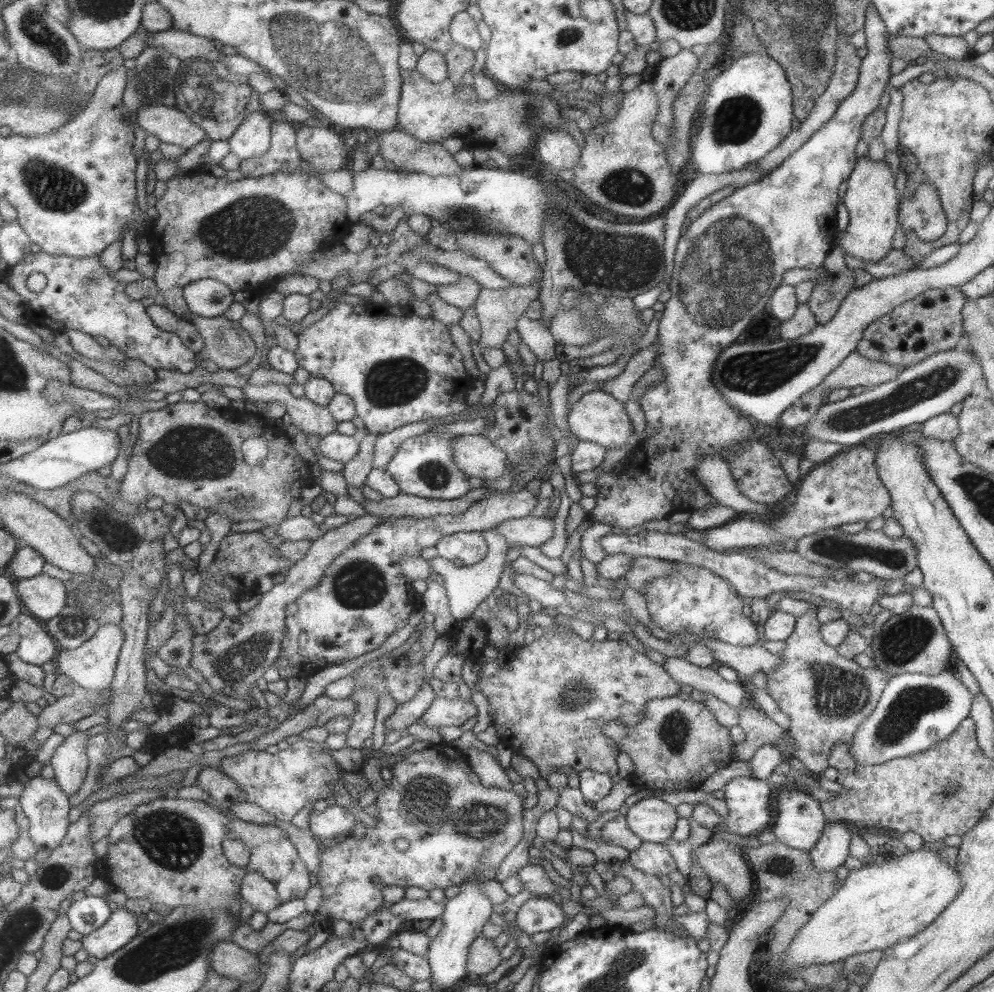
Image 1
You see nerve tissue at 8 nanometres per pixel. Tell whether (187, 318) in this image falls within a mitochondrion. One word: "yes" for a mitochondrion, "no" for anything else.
no

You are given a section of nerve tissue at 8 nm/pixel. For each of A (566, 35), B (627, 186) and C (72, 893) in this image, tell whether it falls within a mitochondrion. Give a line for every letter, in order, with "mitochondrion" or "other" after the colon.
A: mitochondrion
B: mitochondrion
C: other

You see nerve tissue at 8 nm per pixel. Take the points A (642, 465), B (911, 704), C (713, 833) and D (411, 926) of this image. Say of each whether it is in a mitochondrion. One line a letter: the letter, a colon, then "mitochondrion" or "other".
A: other
B: mitochondrion
C: other
D: other

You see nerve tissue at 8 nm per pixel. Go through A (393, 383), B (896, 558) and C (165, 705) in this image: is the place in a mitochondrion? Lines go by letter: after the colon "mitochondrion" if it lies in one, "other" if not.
A: mitochondrion
B: mitochondrion
C: other

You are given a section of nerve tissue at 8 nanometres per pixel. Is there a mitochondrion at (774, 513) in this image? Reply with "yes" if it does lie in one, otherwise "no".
no

